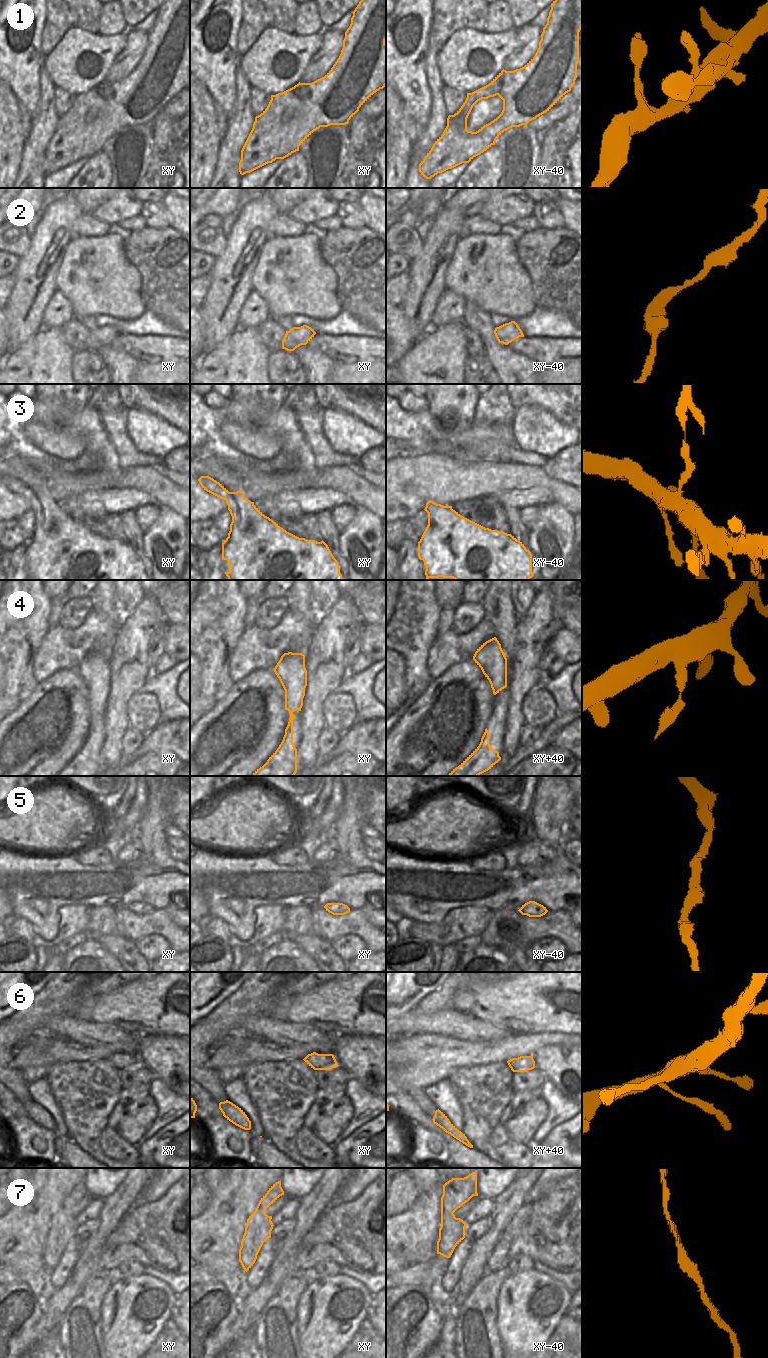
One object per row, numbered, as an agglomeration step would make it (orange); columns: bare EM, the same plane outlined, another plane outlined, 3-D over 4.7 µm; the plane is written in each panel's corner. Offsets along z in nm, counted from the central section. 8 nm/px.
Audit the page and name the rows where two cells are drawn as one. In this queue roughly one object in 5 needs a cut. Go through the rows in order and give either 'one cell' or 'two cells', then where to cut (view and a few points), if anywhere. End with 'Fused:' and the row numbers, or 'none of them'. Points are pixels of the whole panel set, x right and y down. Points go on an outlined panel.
1: one cell; cut none
2: one cell; cut none
3: two cells; cut xy (230, 492), (226, 500)
4: two cells; cut xy (288, 724), (292, 725)
5: one cell; cut none
6: one cell; cut none
7: one cell; cut none
Fused: 3, 4

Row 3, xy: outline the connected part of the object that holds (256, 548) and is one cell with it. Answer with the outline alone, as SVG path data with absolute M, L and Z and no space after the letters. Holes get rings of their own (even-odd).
M241 490L230 492L226 503L232 522L228 537L222 543L222 560L228 561L230 571L225 574L229 580L342 580L337 560L323 540L307 540L287 532L245 498Z

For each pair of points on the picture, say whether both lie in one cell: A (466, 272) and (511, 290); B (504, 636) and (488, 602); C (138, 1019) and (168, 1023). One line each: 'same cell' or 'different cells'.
A: same cell
B: same cell
C: same cell

